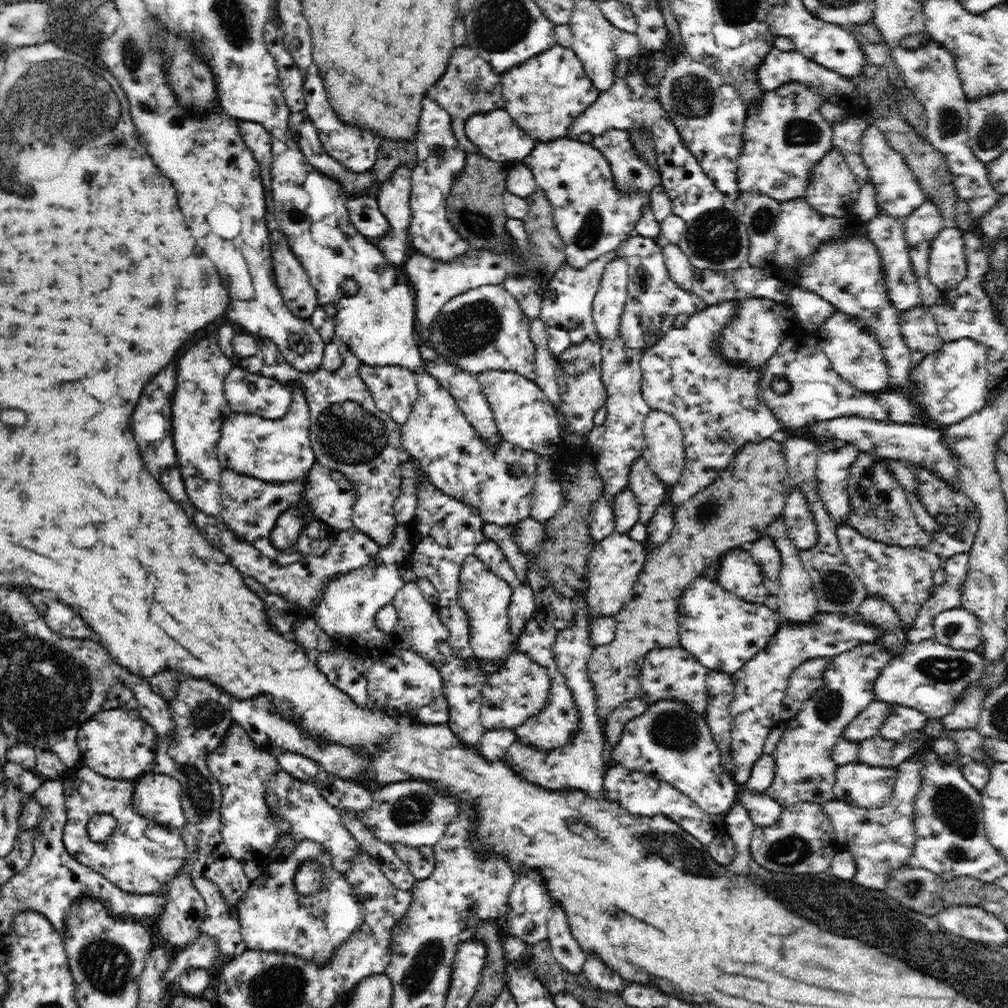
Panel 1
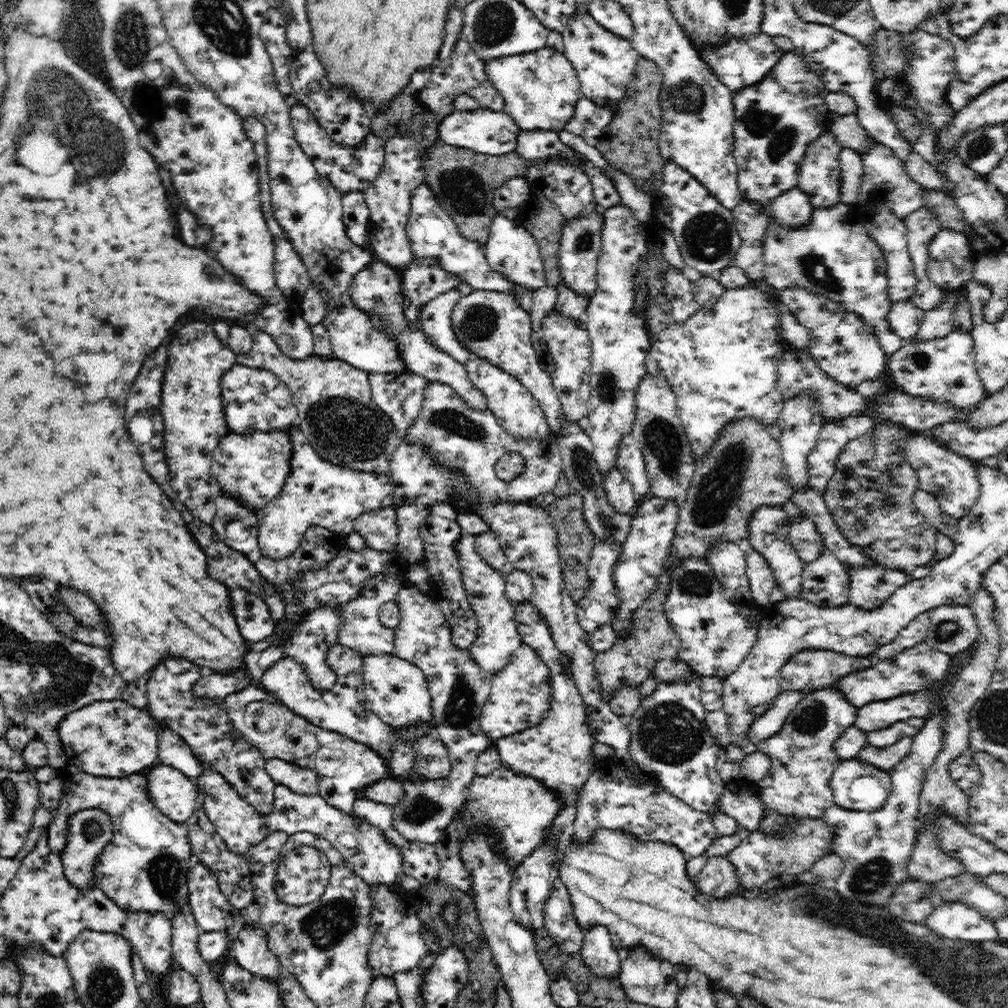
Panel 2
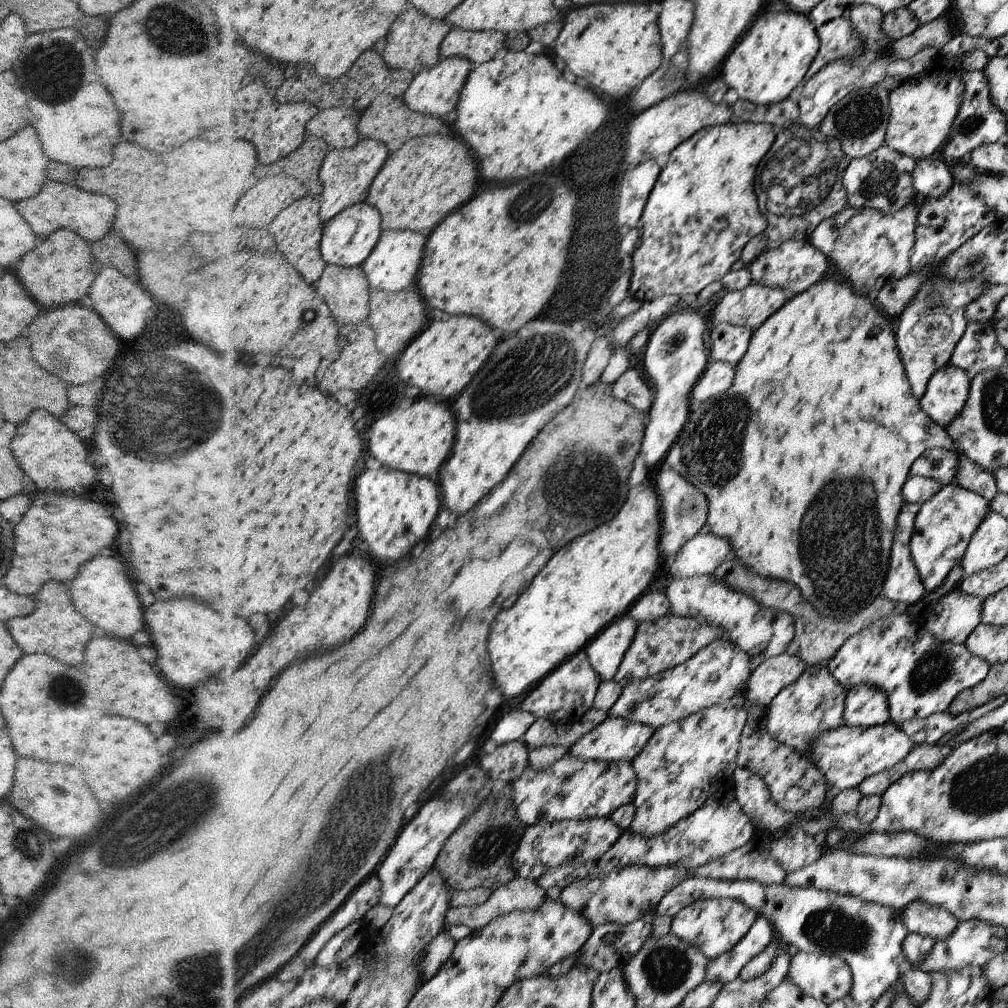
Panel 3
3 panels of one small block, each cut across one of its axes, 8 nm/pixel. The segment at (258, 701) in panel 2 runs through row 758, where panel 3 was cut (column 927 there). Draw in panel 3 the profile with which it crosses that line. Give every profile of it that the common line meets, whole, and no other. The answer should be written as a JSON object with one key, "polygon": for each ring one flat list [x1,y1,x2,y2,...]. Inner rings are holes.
{"polygon":[[941,262,926,267,910,268,909,274,930,271,931,278,921,287,919,294,900,316,896,327,896,342,899,343,900,354,903,355,903,365,906,367,911,386,920,399,933,374,949,364,954,347,963,337,968,323,964,316,965,306,988,286,981,281,981,277,970,281,940,278,933,274,933,270,940,265]]}

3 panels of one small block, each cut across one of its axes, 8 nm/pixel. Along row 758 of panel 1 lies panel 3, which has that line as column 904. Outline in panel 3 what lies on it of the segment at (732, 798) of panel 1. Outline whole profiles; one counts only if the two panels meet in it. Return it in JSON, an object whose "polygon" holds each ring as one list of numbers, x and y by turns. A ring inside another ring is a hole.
{"polygon":[[908,613,898,616,888,615,867,629,862,629,852,638,848,638,836,656,827,664,830,674,847,690,862,684,877,686,884,691,890,703,891,721,897,726,902,726,904,721,910,721,911,718,923,719,930,717,931,714,948,710,950,702,959,692,976,686,986,678,991,665,987,659,972,654,965,644,937,641,924,627,913,626]]}

